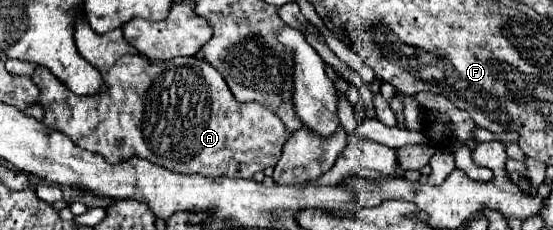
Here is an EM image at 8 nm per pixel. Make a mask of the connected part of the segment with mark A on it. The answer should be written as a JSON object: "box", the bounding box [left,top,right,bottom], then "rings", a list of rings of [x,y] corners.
{"box":[31,17,287,179],"rings":[[[81,17],[77,19],[77,25],[75,25],[75,43],[77,43],[79,53],[103,73],[103,81],[105,81],[105,85],[107,85],[107,91],[103,91],[103,93],[99,93],[99,95],[93,95],[93,97],[79,97],[79,95],[71,93],[69,89],[65,89],[65,87],[61,85],[61,81],[57,81],[57,79],[53,77],[53,73],[49,73],[49,69],[45,69],[45,67],[37,67],[35,73],[33,73],[33,77],[31,77],[31,81],[33,81],[33,83],[39,87],[39,91],[41,91],[39,97],[37,97],[37,101],[35,101],[35,103],[39,103],[39,105],[45,109],[45,117],[43,117],[41,123],[47,125],[49,129],[57,129],[57,131],[65,133],[65,135],[71,137],[71,141],[73,141],[75,145],[79,145],[81,149],[103,155],[105,161],[111,163],[111,165],[117,165],[119,161],[129,159],[129,157],[143,157],[143,159],[149,159],[149,161],[155,163],[155,165],[159,165],[159,167],[163,167],[163,169],[171,169],[171,171],[175,171],[175,173],[201,173],[201,175],[213,177],[213,179],[217,179],[217,177],[245,177],[245,179],[249,179],[249,177],[253,177],[255,173],[265,171],[267,167],[275,167],[275,165],[277,165],[277,161],[279,161],[279,157],[281,157],[281,147],[283,147],[285,141],[287,141],[287,129],[285,129],[283,121],[281,121],[279,117],[275,117],[269,109],[265,109],[263,105],[257,105],[257,103],[239,103],[239,101],[235,101],[235,97],[233,97],[233,93],[229,91],[227,83],[223,81],[221,73],[217,73],[217,69],[213,69],[205,59],[199,59],[199,57],[177,57],[177,59],[169,59],[169,61],[149,61],[149,59],[145,59],[133,45],[129,45],[129,43],[123,39],[123,31],[121,31],[121,29],[109,31],[109,33],[105,33],[105,35],[97,35],[97,33],[85,23],[85,19],[81,19]]]}

